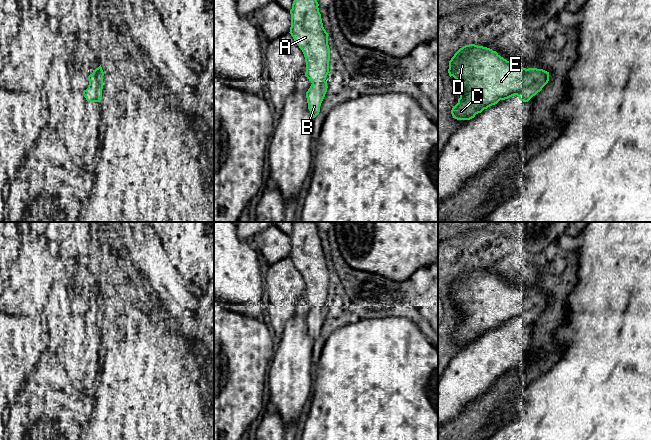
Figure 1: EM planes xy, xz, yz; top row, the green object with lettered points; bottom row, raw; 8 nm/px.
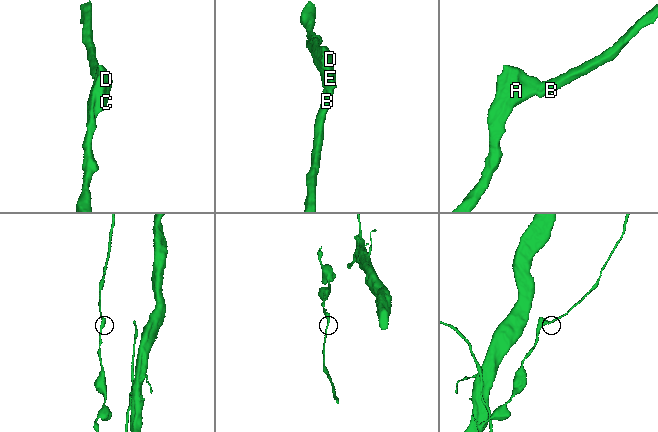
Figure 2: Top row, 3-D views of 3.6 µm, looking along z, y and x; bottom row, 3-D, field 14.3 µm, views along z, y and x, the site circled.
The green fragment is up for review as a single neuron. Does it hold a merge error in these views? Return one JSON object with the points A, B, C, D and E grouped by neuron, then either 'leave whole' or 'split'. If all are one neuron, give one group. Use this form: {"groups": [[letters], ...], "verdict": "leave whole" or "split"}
{"groups": [["A", "B", "C", "D", "E"]], "verdict": "leave whole"}

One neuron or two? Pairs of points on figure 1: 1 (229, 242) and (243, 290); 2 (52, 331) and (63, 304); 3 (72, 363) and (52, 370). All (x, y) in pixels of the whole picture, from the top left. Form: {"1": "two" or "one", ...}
{"1": "one", "2": "one", "3": "two"}

